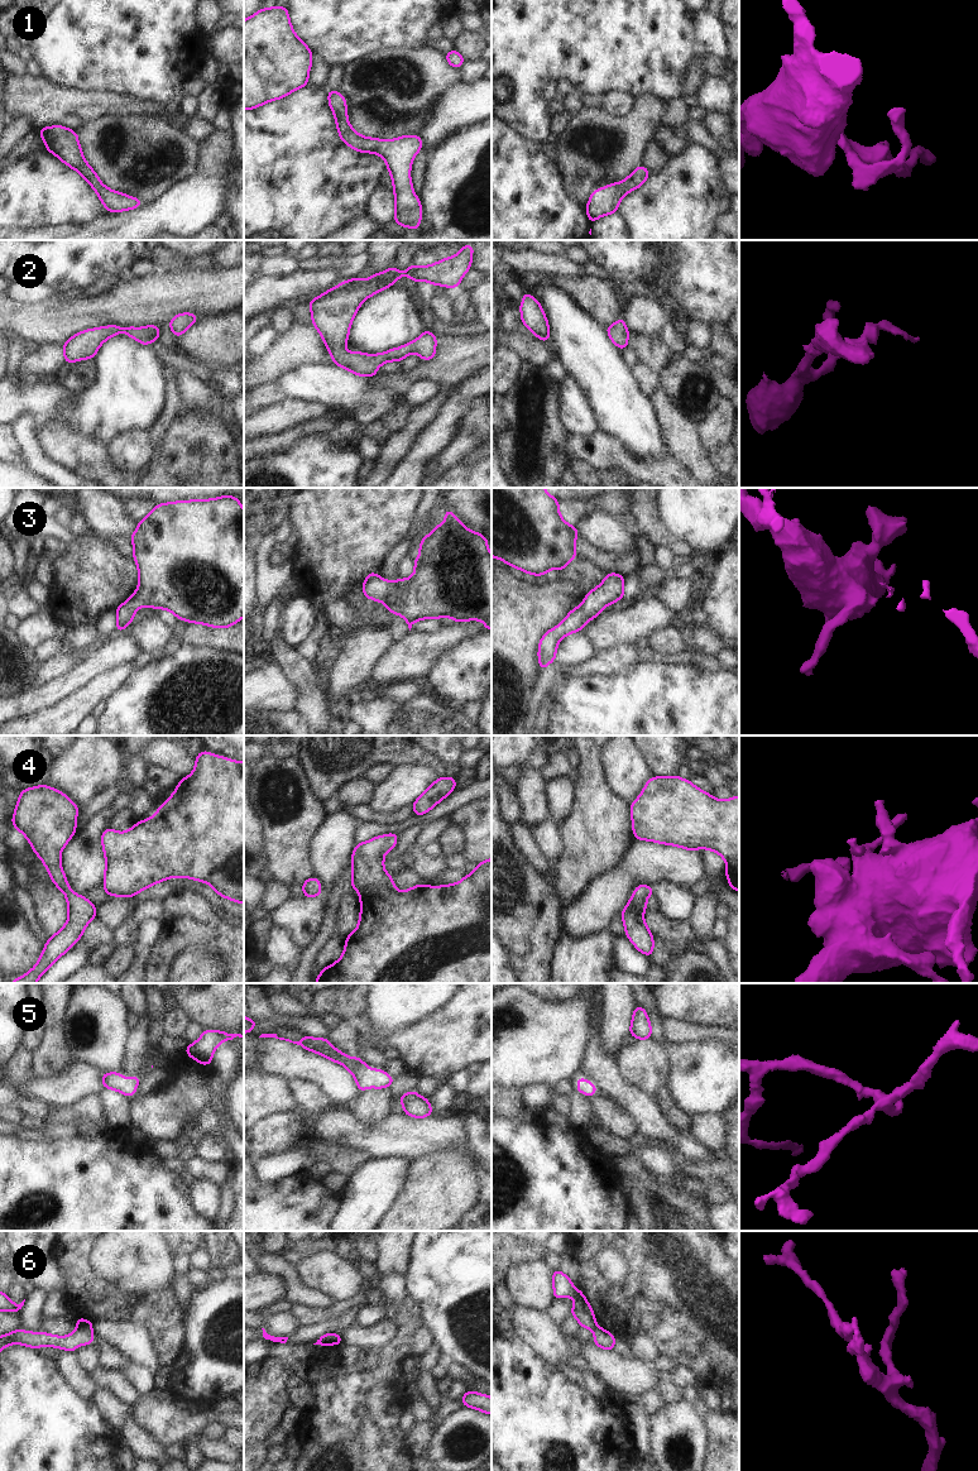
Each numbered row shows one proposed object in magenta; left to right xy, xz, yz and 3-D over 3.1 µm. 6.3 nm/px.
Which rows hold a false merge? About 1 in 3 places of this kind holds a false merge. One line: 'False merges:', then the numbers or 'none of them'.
False merges: 6

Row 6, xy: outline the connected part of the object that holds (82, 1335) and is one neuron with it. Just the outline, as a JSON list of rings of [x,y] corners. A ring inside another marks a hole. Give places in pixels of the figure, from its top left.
[[[78,1327],[71,1335],[59,1337],[56,1335],[48,1335],[45,1332],[28,1332],[23,1329],[15,1329],[9,1335],[0,1336],[0,1351],[13,1343],[19,1343],[32,1348],[42,1346],[59,1347],[66,1351],[75,1352],[77,1346],[92,1345],[94,1332],[87,1327]]]

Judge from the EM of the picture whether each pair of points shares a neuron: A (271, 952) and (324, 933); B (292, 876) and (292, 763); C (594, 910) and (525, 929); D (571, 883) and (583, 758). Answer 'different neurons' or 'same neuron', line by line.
A: different neurons
B: same neuron
C: different neurons
D: same neuron

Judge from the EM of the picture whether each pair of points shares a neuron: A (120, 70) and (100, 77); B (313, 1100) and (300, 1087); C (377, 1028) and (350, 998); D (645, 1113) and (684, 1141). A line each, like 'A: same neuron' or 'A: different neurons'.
A: same neuron
B: same neuron
C: different neurons
D: same neuron

